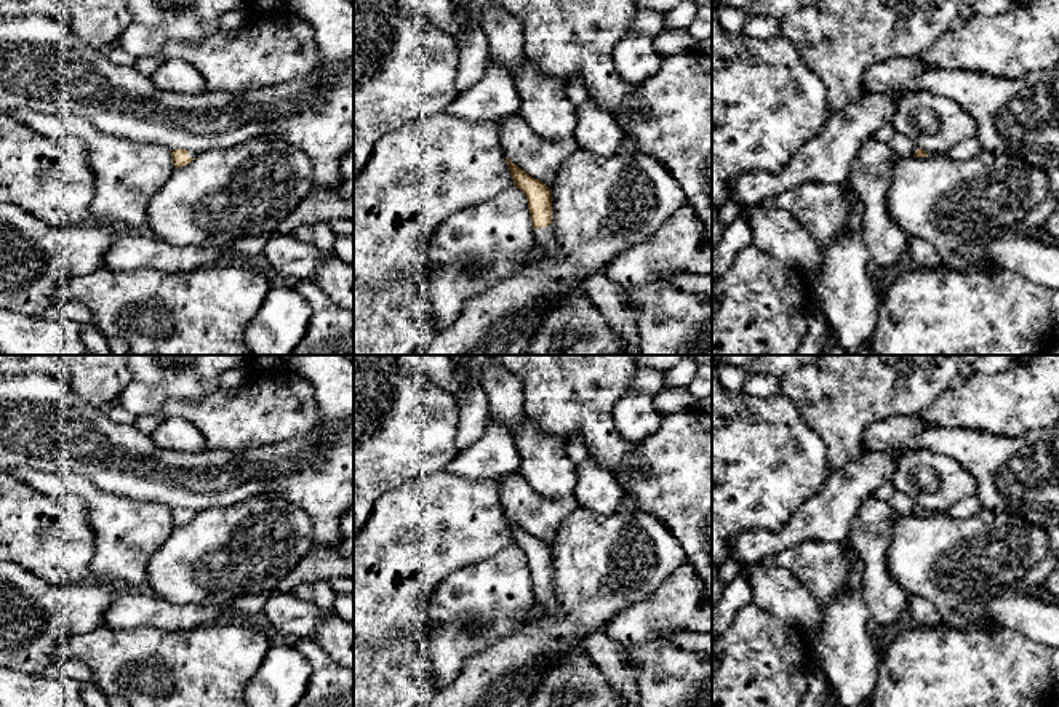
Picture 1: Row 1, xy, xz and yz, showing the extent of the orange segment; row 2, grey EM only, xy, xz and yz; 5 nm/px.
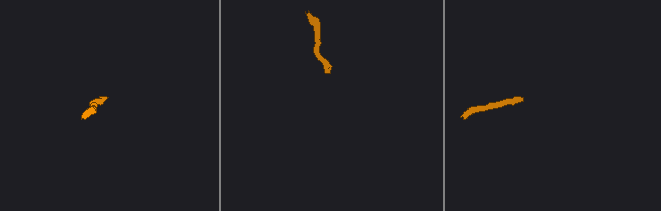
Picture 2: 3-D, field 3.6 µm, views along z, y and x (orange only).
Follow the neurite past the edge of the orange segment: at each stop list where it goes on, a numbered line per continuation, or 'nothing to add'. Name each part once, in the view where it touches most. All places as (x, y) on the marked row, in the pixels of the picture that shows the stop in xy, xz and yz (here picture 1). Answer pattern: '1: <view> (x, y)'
1: xz (544, 237)

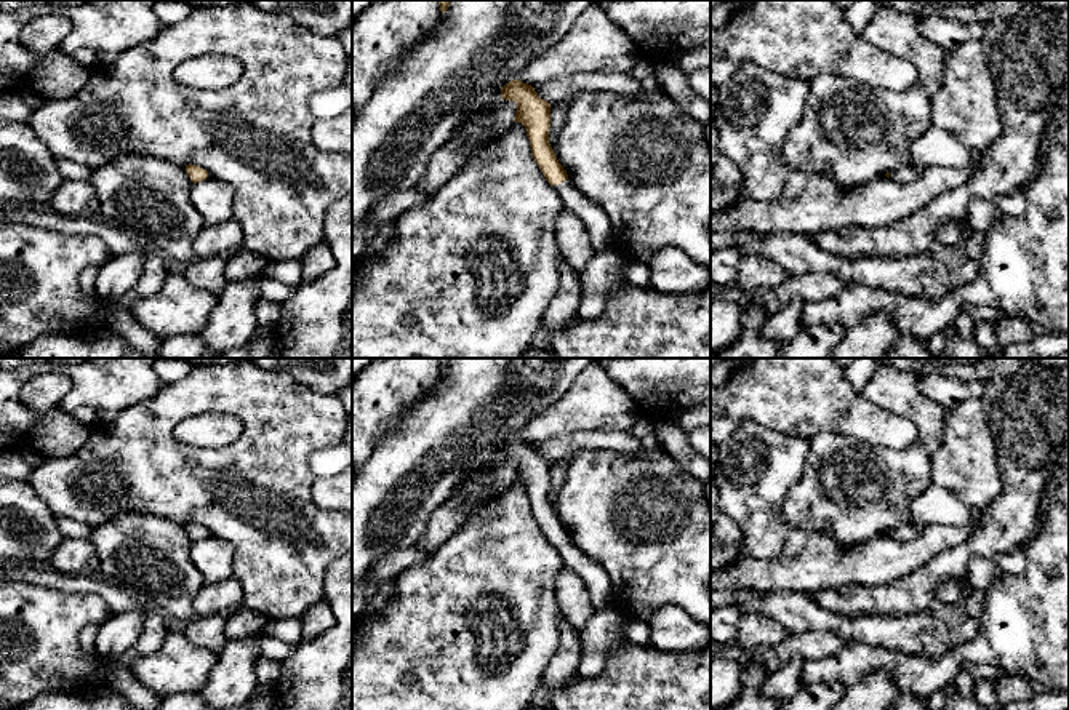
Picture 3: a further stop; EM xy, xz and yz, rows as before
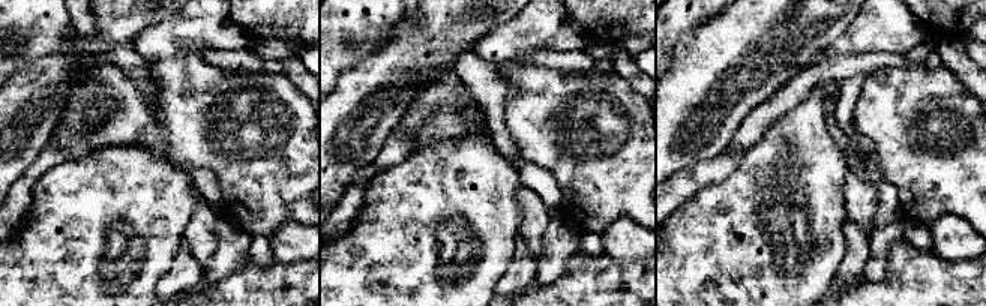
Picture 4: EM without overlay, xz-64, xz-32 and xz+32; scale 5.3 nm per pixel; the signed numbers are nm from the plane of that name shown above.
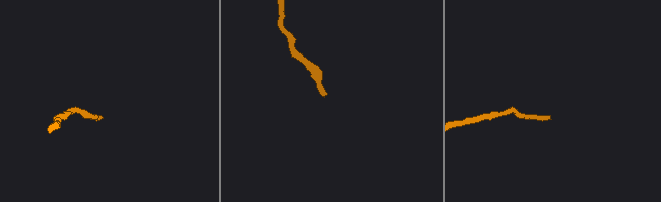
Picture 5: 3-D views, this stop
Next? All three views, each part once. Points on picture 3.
1: xz (599, 224)

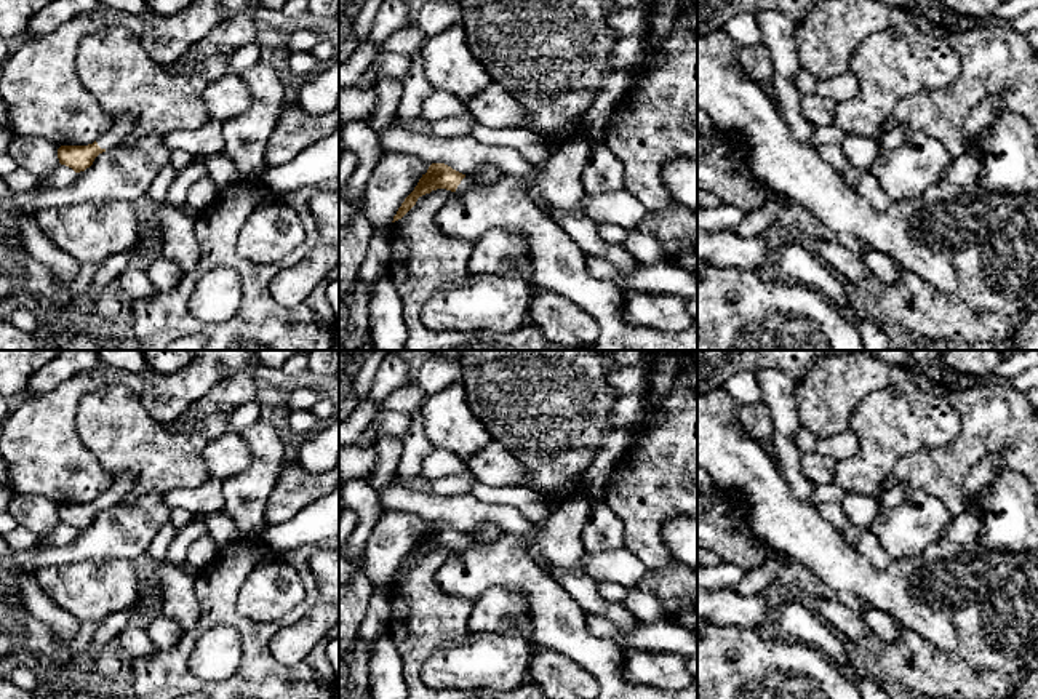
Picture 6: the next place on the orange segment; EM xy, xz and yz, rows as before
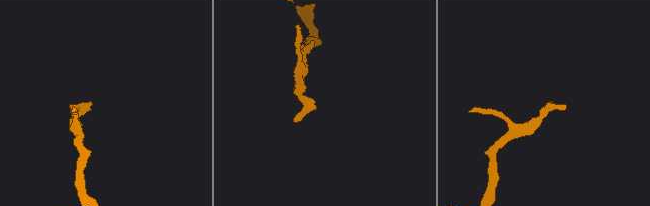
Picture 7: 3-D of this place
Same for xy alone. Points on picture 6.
1: xy (120, 127)

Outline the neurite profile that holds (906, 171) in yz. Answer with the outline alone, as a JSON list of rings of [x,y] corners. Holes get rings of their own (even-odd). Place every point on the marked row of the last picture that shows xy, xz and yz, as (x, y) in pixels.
[[[908,133],[908,139],[891,150],[881,150],[870,166],[881,190],[891,202],[920,197],[929,186],[940,182],[952,155],[932,136]]]

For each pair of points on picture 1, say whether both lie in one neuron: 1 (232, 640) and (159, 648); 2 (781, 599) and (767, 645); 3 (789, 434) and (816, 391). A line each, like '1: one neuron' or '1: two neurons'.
1: one neuron
2: two neurons
3: two neurons

